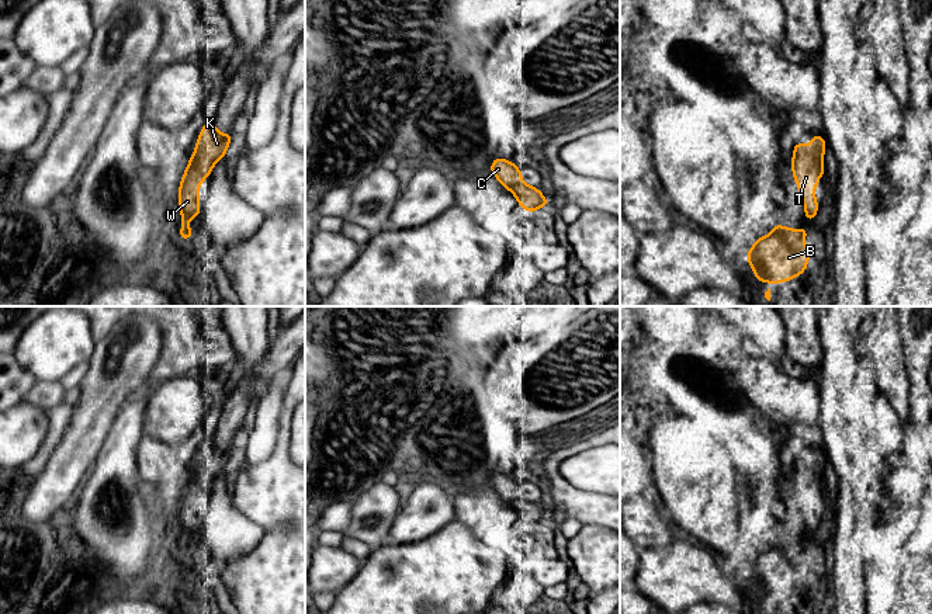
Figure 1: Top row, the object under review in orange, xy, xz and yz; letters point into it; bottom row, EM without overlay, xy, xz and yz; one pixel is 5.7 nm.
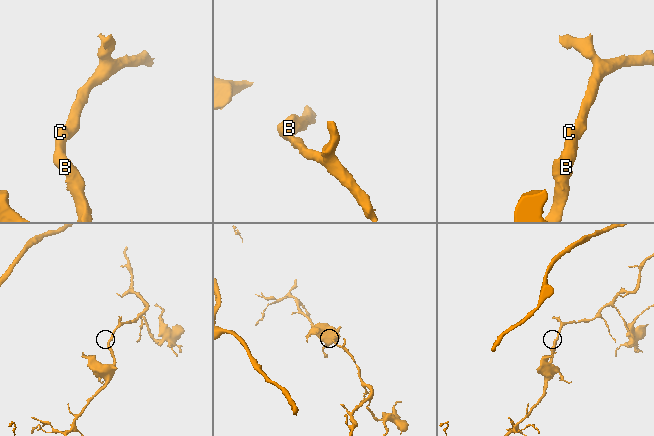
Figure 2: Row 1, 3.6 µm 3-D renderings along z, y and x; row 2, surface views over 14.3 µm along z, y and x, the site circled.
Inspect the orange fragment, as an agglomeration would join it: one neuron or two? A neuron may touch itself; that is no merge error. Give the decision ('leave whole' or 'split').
leave whole

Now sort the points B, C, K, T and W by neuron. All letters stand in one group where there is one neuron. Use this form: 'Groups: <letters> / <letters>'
Groups: B C K T W

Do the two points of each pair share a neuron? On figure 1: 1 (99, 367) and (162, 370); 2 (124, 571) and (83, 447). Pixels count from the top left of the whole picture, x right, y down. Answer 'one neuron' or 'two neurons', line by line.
1: two neurons
2: two neurons

